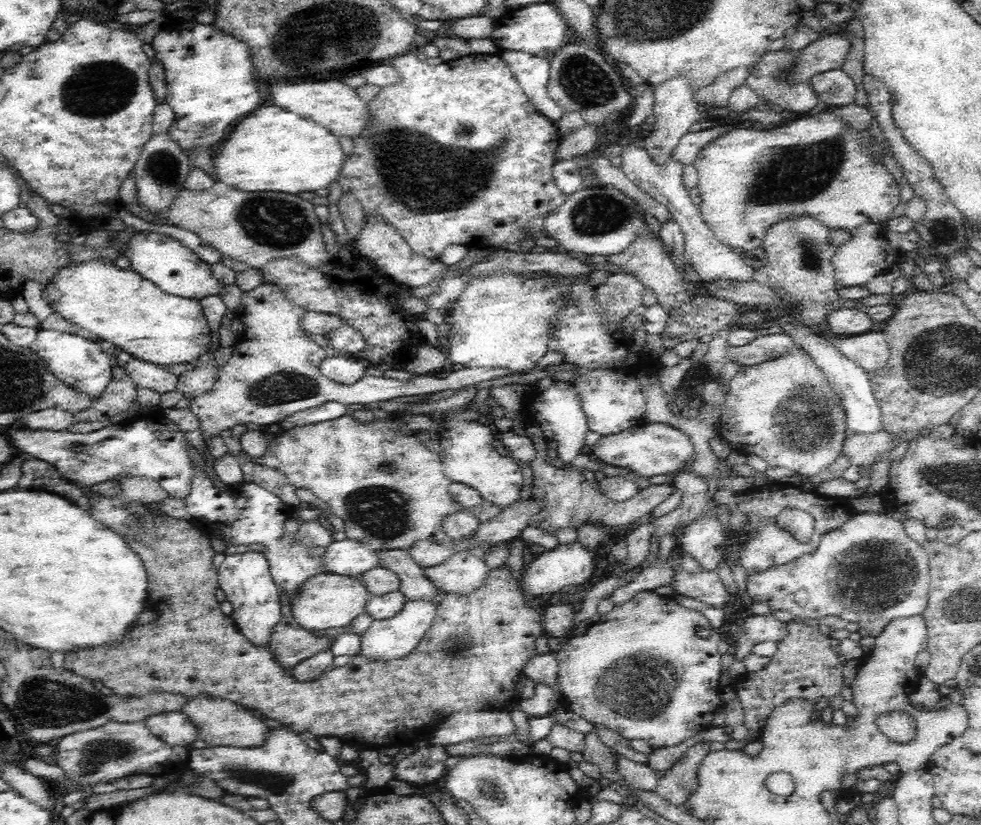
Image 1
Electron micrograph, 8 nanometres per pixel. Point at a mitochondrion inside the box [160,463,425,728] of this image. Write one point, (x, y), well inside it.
(382, 511)

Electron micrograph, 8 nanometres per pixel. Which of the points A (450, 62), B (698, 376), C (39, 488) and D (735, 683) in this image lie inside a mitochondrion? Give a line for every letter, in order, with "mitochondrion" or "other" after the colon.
A: other
B: mitochondrion
C: other
D: other

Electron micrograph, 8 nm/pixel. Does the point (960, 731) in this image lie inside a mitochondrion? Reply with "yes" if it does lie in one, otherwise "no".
no

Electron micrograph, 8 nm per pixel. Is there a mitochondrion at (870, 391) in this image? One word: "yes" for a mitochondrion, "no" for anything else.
no

